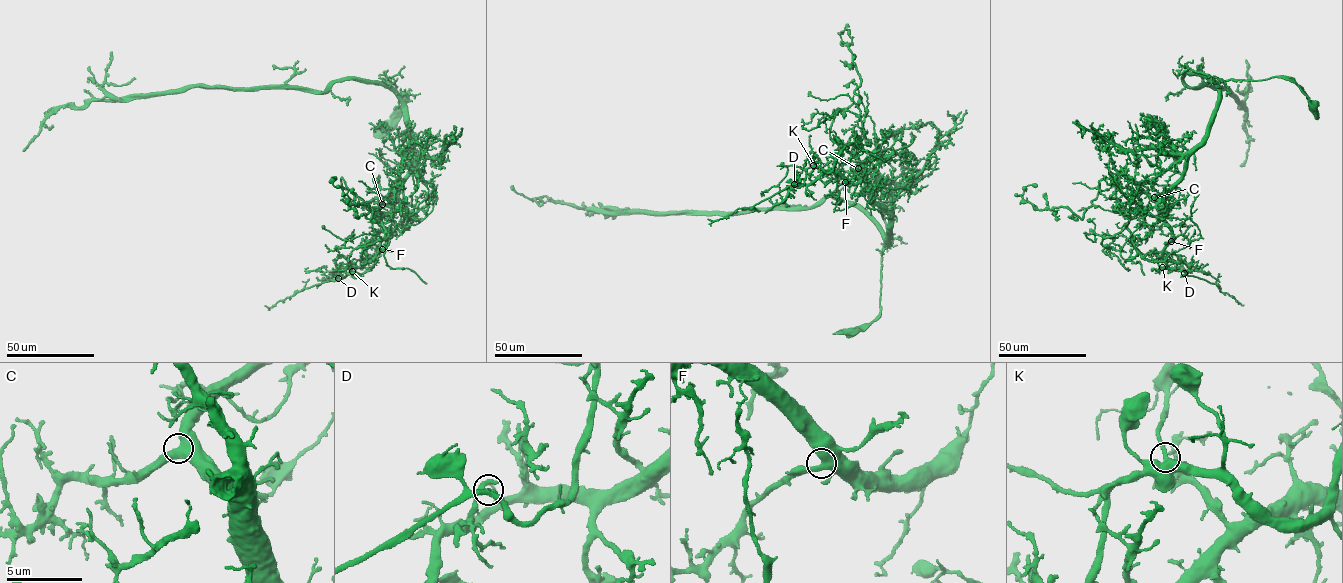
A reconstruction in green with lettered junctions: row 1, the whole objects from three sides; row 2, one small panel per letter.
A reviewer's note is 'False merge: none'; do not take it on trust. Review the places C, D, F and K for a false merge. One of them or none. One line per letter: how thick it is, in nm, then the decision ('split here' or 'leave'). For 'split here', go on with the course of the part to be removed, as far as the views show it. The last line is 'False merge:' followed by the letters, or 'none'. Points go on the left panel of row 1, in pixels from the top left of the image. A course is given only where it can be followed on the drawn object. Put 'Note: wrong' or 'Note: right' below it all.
C: 600 nm thick; leave
D: 170 nm thick; split here; foreign part runs (338, 278), (370, 269), (385, 233), (341, 177), (371, 216), (367, 205), (348, 204), (336, 178)
F: 600 nm thick; leave
K: 380 nm thick; leave
False merge: D
Note: wrong

